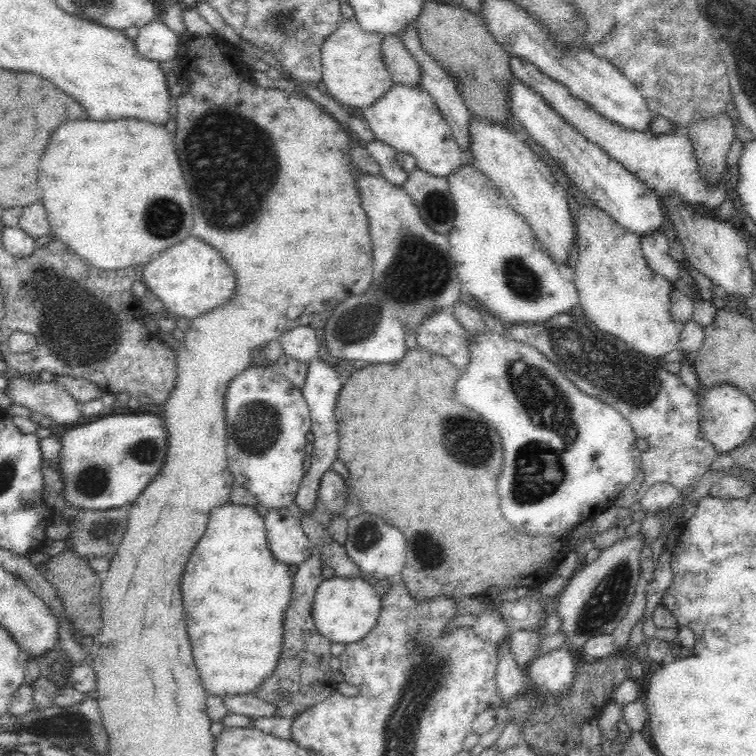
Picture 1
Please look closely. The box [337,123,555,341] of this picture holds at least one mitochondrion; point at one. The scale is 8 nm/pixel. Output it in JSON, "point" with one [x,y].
{"point":[420,272]}

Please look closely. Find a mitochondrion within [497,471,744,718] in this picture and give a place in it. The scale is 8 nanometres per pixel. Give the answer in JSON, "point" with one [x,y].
{"point":[608,599]}

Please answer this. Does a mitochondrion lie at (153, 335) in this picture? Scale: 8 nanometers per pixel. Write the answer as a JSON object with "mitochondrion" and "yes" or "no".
{"mitochondrion":"no"}

